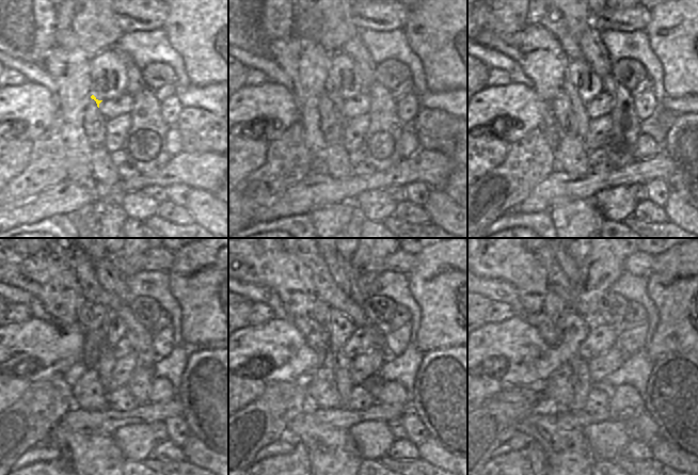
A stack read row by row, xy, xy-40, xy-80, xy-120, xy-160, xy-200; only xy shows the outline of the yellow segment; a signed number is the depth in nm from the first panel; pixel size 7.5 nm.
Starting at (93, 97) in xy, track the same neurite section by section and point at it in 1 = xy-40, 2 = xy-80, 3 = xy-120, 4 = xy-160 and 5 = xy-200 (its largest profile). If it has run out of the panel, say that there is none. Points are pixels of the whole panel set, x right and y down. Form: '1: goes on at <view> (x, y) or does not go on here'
1: goes on at xy-40 (330, 91)
2: goes on at xy-80 (578, 107)
3: goes on at xy-120 (107, 361)
4: goes on at xy-160 (336, 362)
5: goes on at xy-200 (582, 384)

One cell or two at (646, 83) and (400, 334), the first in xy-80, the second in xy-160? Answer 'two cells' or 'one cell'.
two cells

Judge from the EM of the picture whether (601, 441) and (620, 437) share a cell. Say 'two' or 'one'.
one

